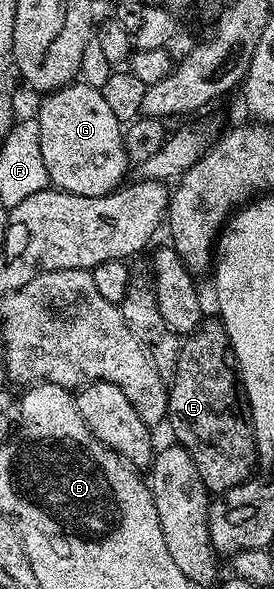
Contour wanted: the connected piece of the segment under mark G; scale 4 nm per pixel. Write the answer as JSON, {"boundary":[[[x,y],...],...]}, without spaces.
{"boundary":[[[72,82],[48,93],[35,114],[41,157],[50,183],[73,195],[107,195],[117,190],[128,175],[131,161],[125,148],[122,123],[108,107],[98,87]]]}

